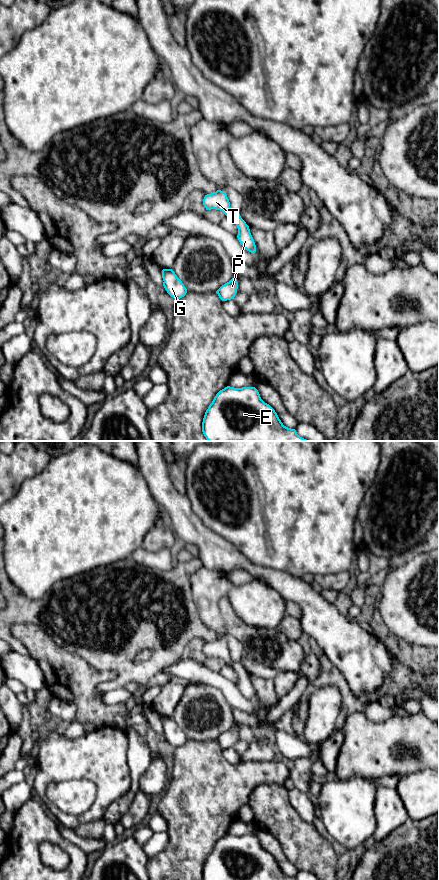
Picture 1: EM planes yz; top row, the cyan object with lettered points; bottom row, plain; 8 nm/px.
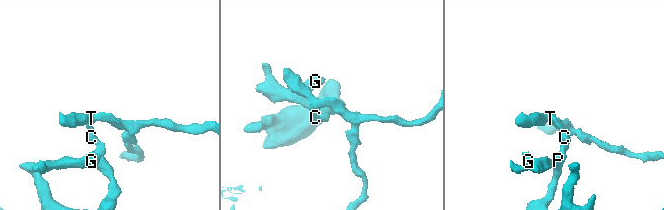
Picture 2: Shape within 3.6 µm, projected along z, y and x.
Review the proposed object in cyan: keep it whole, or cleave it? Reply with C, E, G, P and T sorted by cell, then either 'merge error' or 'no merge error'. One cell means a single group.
C E G P T | no merge error

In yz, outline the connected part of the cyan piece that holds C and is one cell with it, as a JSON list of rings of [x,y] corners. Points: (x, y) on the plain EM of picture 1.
[[[217,638],[211,642],[205,643],[203,653],[206,658],[216,657],[222,659],[226,664],[231,665],[238,676],[237,686],[244,697],[251,701],[256,700],[256,693],[250,681],[249,674],[241,666],[240,662],[233,662],[227,642]]]

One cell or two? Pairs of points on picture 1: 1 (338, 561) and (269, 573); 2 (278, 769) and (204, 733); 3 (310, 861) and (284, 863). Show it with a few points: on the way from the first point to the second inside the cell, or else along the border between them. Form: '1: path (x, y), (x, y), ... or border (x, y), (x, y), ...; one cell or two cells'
1: border (258, 565), (271, 567), (302, 578); two cells
2: border (191, 739), (215, 740); two cells
3: border (279, 841), (284, 855), (298, 869); two cells

